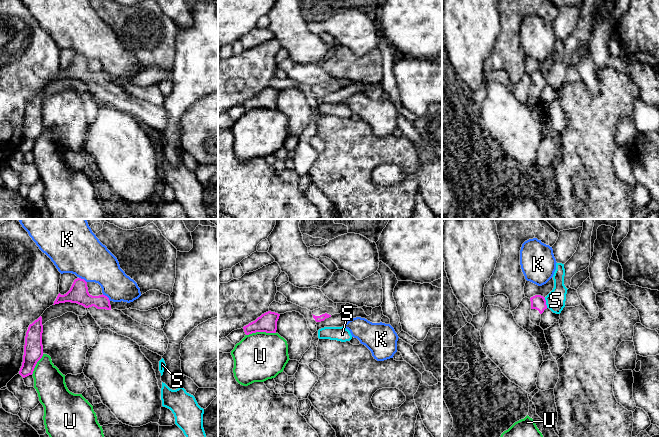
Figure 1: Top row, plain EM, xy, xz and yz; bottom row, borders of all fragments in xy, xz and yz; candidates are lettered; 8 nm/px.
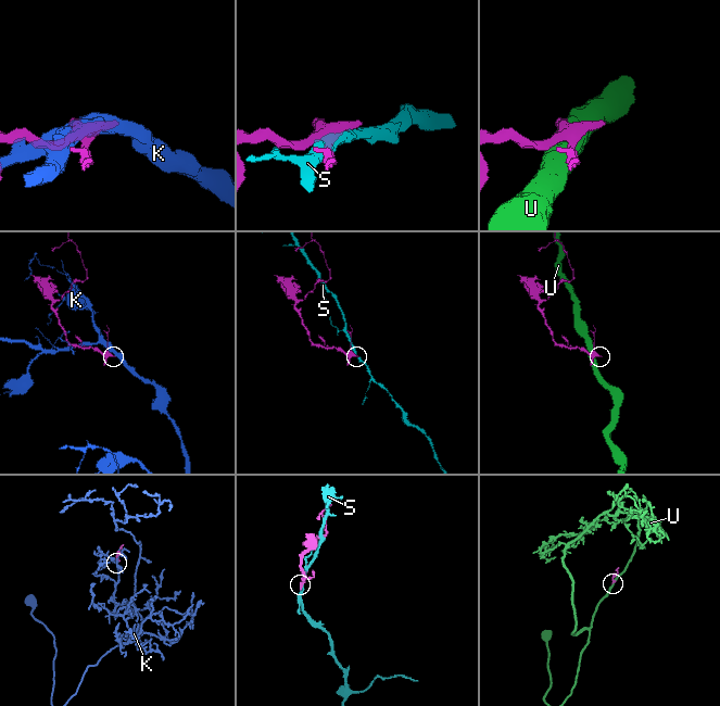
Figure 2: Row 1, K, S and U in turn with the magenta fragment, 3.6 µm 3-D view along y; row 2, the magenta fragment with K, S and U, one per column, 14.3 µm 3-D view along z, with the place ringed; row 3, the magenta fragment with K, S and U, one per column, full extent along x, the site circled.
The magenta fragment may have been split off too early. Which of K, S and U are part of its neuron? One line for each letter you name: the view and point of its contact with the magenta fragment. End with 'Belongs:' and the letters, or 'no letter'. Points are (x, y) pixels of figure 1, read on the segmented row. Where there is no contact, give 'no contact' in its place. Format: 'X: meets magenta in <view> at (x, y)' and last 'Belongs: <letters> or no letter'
Belongs: no letter

